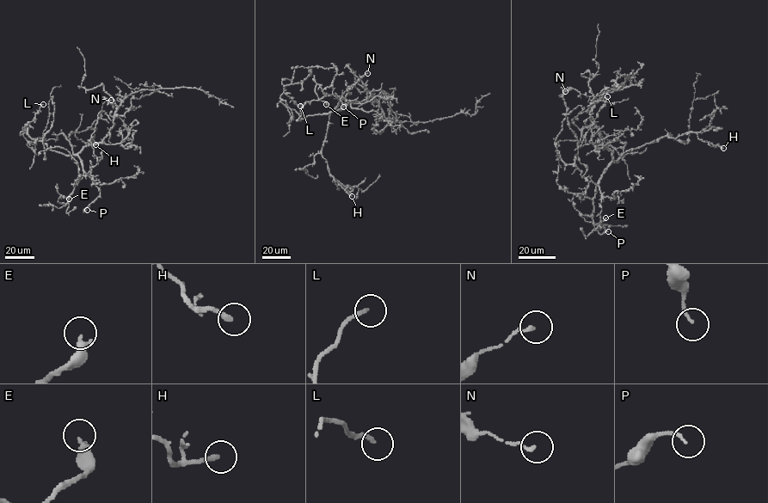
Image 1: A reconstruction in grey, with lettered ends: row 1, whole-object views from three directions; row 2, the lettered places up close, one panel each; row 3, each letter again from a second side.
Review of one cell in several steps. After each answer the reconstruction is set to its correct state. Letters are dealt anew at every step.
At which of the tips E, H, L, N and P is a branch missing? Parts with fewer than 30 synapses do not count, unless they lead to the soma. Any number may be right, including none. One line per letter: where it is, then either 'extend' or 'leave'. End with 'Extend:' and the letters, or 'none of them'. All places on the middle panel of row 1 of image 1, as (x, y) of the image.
E: (326, 104) | leave
H: (352, 196) | leave
L: (300, 106) | leave
N: (367, 73) | leave
P: (343, 107) | leave
Extend: none of them

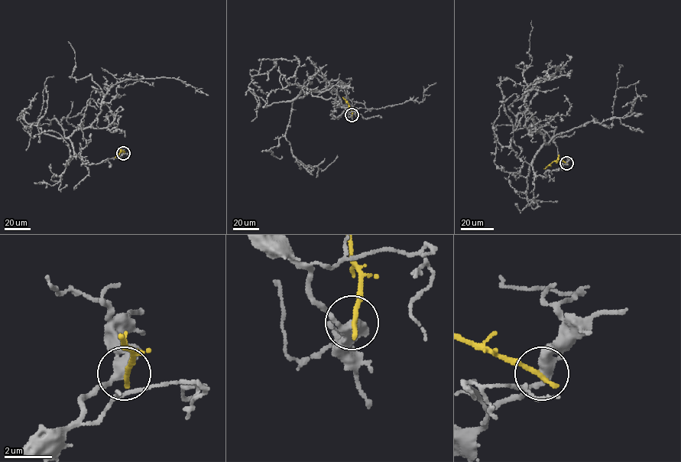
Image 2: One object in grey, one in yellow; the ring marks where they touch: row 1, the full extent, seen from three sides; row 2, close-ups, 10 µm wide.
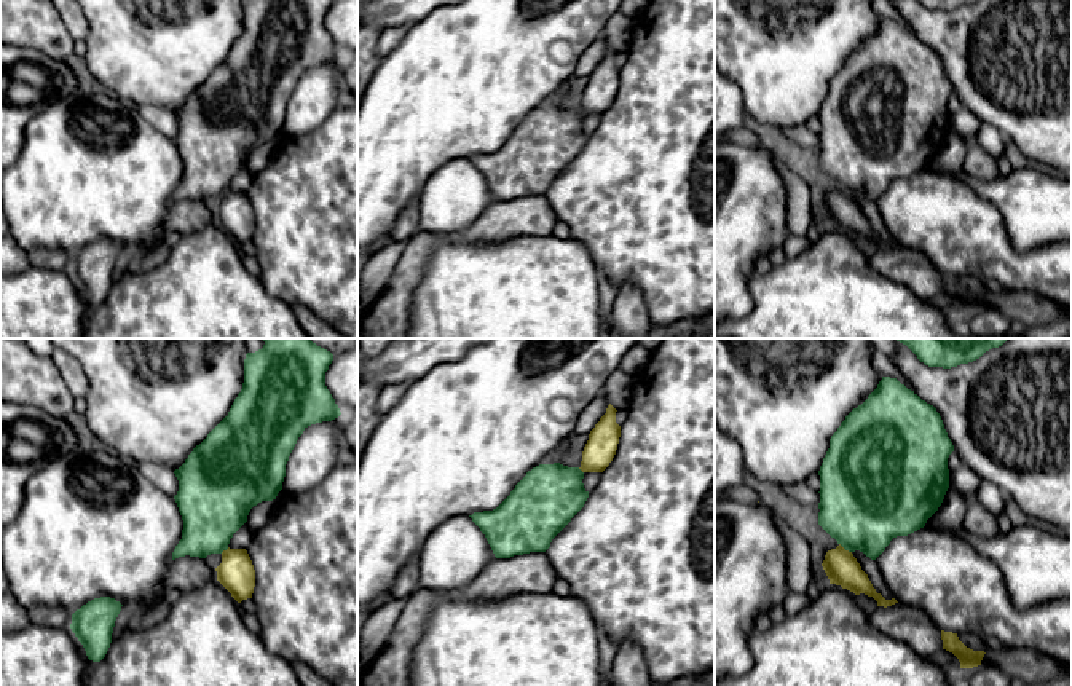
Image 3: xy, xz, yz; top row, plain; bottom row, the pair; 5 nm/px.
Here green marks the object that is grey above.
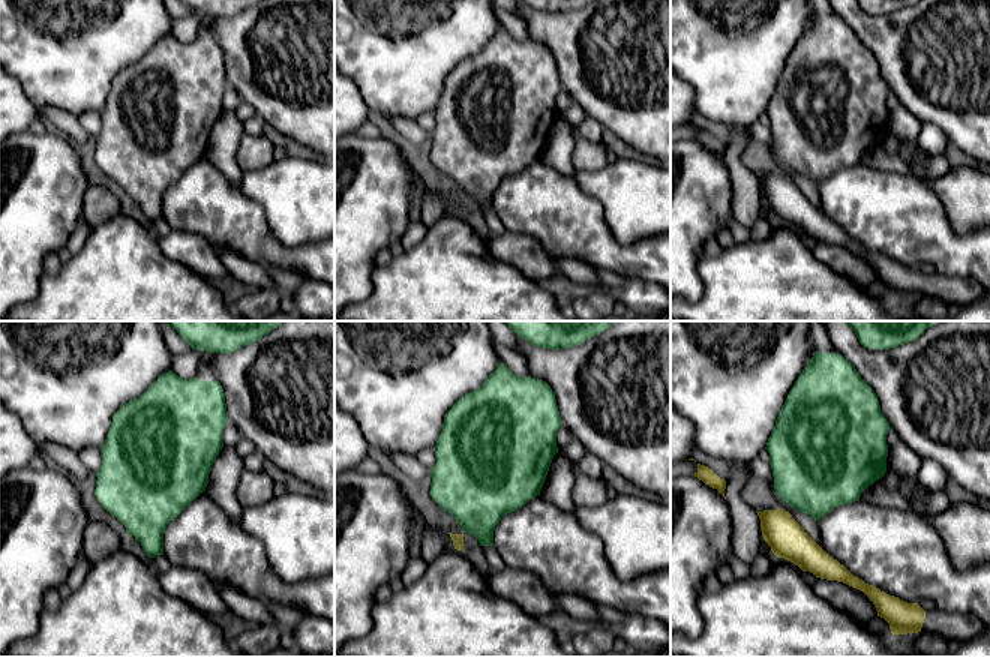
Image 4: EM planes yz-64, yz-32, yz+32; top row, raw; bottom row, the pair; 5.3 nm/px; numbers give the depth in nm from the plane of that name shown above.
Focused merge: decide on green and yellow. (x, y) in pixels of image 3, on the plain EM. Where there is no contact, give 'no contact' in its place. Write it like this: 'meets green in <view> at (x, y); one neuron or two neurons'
meets green in yz at (846, 192); two neurons

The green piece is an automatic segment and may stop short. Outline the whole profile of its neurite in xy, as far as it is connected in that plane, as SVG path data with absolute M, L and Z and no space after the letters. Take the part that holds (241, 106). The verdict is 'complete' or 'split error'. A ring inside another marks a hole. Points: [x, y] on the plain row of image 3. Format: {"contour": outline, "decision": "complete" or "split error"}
{"contour": "M244 2L242 32L228 57L174 113L183 172L172 203L222 196L250 152L276 142L303 73L341 57L325 29L332 3Z", "decision": "complete"}

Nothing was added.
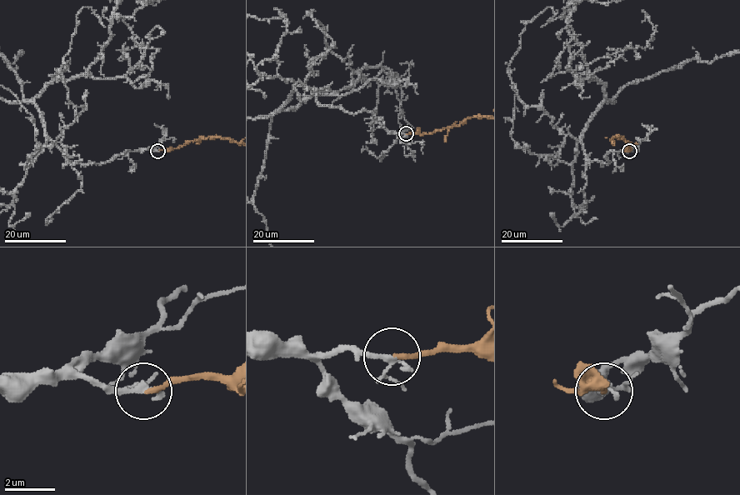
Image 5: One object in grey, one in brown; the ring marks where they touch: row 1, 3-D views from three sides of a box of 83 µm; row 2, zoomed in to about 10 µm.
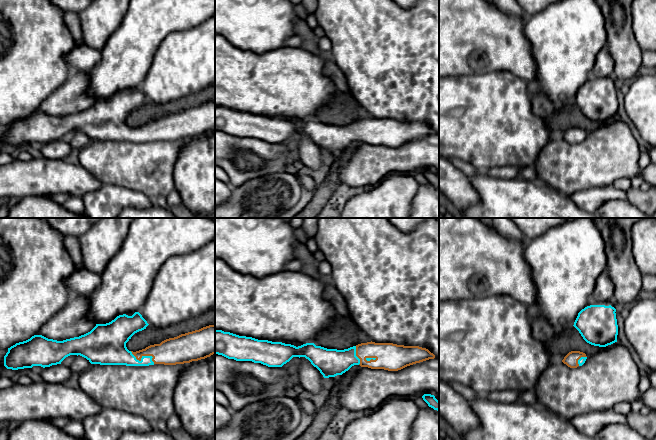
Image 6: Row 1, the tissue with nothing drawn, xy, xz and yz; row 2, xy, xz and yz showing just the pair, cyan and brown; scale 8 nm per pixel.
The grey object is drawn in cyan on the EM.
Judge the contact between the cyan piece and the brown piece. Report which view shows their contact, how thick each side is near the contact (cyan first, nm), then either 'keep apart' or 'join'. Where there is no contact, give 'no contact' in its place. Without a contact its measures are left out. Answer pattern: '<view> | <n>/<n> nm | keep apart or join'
xy | 200/220 nm | join

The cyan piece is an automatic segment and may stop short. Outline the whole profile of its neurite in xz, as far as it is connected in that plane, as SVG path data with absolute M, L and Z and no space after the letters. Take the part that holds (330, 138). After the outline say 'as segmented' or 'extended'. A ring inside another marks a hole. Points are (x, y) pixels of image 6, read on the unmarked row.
M215 105L215 130L236 137L252 137L268 143L282 143L293 133L305 133L324 154L342 151L354 141L371 145L398 147L434 135L435 131L419 122L367 118L344 126L327 125L306 119L294 122L258 116Z; extended

